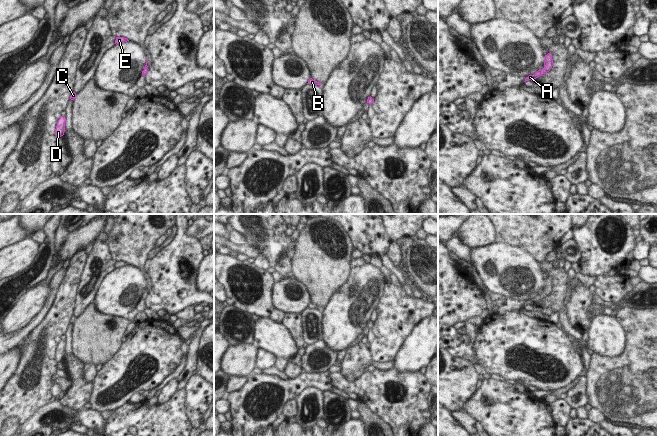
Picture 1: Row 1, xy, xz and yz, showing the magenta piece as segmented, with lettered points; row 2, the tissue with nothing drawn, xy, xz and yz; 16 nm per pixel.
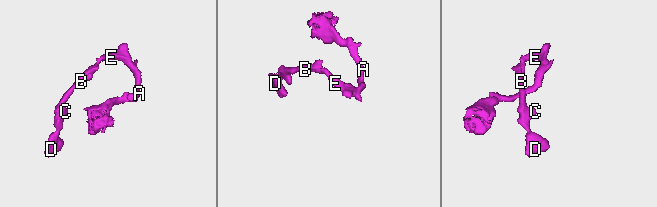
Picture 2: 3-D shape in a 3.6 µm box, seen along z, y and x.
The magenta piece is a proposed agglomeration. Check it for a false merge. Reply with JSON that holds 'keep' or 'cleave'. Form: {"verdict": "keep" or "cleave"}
{"verdict": "keep"}

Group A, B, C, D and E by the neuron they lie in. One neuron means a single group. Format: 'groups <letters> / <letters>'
groups A B C D E

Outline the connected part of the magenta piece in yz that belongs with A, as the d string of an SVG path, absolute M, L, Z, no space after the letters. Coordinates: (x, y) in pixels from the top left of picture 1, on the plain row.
M548 277L547 279L545 279L544 292L542 294L538 294L533 299L529 299L528 301L526 301L525 305L528 304L534 305L536 302L542 300L543 298L546 298L547 296L550 295L552 289L553 289L552 278Z

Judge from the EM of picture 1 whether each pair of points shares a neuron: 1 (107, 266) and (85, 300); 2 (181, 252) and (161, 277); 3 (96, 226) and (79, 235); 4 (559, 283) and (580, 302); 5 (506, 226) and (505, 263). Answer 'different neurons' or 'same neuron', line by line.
1: same neuron
2: same neuron
3: same neuron
4: different neurons
5: different neurons

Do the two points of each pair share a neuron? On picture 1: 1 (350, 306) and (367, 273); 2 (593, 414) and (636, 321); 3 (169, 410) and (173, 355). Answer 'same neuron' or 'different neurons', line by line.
1: same neuron
2: different neurons
3: different neurons

